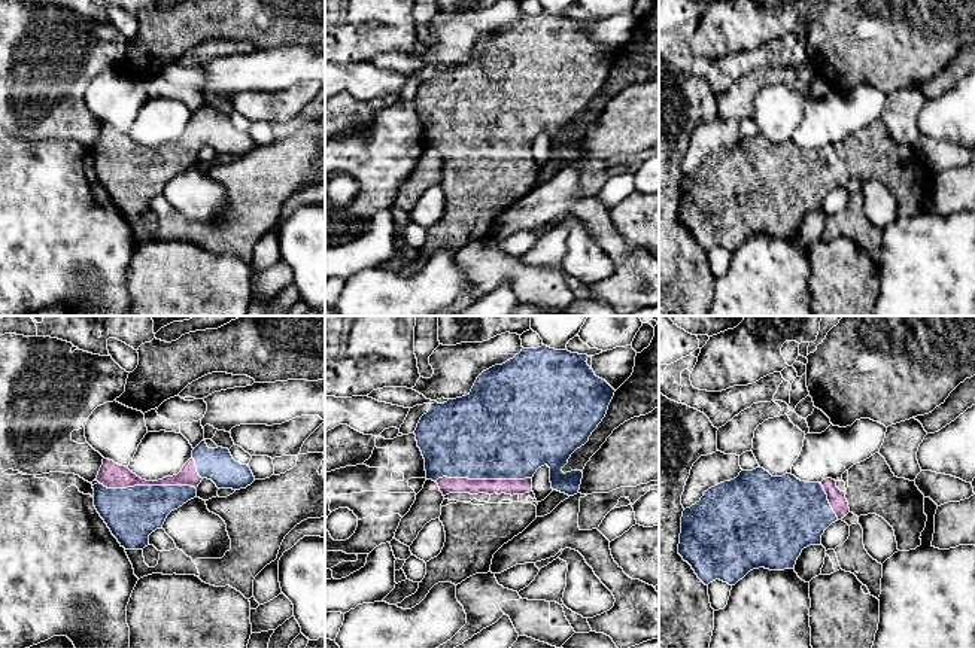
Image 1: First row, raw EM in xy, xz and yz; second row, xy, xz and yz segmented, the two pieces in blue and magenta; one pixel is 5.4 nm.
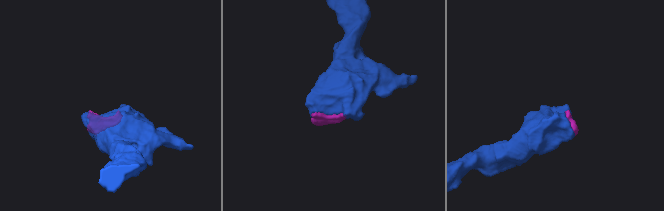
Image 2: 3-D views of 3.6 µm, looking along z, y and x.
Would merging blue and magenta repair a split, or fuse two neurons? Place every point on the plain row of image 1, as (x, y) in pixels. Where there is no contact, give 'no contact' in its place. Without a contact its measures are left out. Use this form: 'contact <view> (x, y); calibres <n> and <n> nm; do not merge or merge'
contact xy (148, 152); calibres 280 and 140 nm; merge

